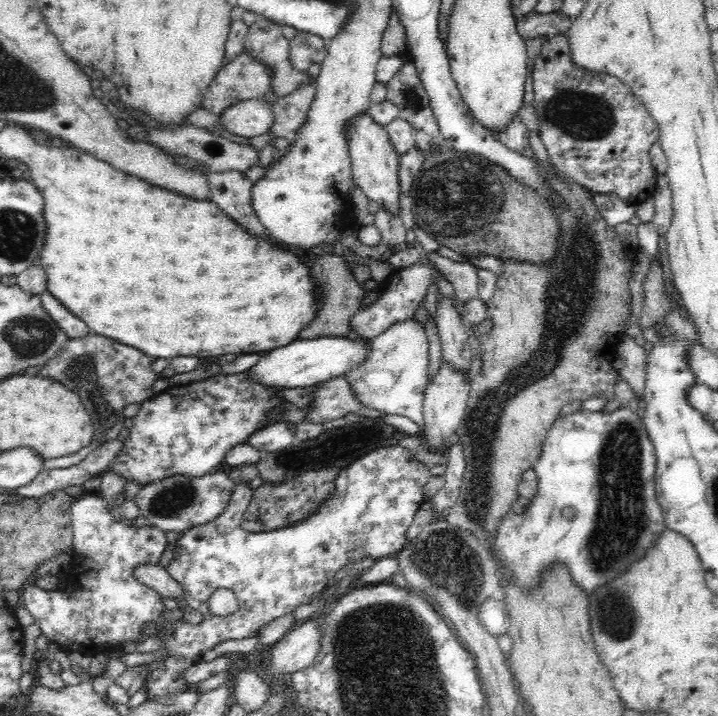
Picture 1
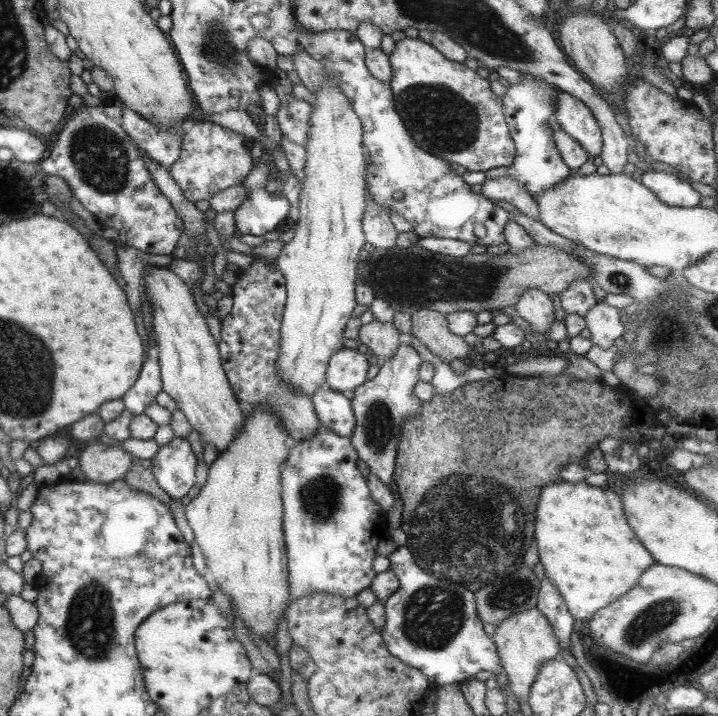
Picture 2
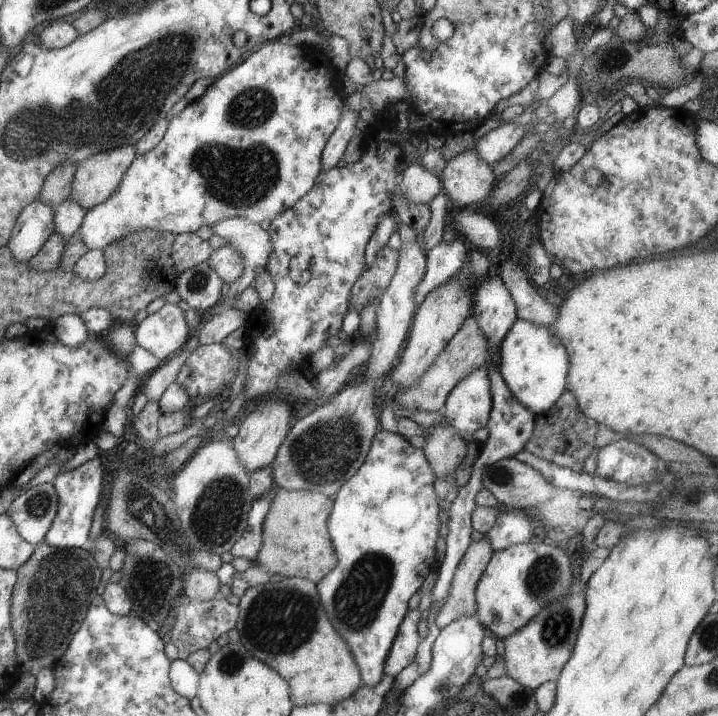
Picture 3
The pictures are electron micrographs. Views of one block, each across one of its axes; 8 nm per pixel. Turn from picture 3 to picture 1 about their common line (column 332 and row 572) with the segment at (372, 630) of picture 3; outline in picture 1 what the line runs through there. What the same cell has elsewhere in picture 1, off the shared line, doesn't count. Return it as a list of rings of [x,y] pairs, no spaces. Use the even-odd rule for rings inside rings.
[[[616,409],[610,413],[578,410],[566,416],[559,416],[548,429],[546,438],[542,444],[542,450],[540,450],[540,456],[532,464],[532,470],[536,473],[536,492],[534,492],[534,496],[522,506],[520,512],[506,512],[498,520],[495,538],[490,541],[490,544],[486,542],[485,545],[487,546],[488,553],[490,553],[490,557],[496,563],[496,568],[502,569],[504,575],[508,577],[508,581],[514,583],[514,585],[518,585],[522,591],[526,589],[528,593],[531,593],[541,581],[543,574],[552,565],[558,563],[558,565],[564,565],[568,569],[574,585],[580,587],[587,594],[586,597],[590,598],[594,594],[594,591],[600,589],[606,582],[610,582],[610,580],[623,575],[632,564],[638,562],[646,554],[646,551],[655,545],[658,538],[662,538],[662,532],[665,530],[665,522],[655,492],[656,459],[654,456],[654,447],[652,447],[648,435],[646,435],[646,429],[644,429],[642,415],[638,417],[636,413],[632,413],[629,409]]]

